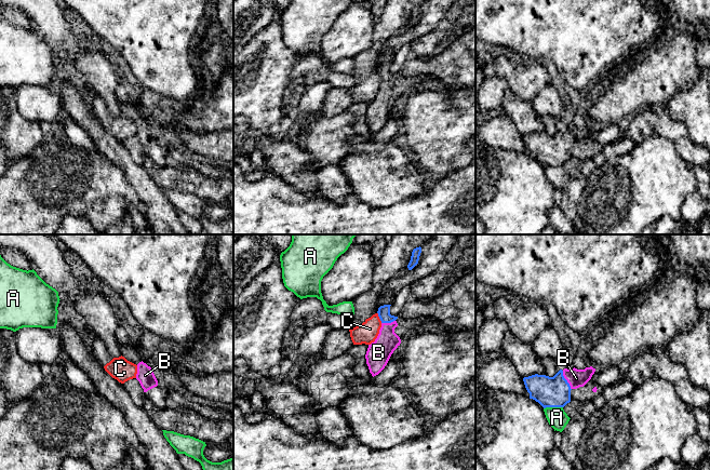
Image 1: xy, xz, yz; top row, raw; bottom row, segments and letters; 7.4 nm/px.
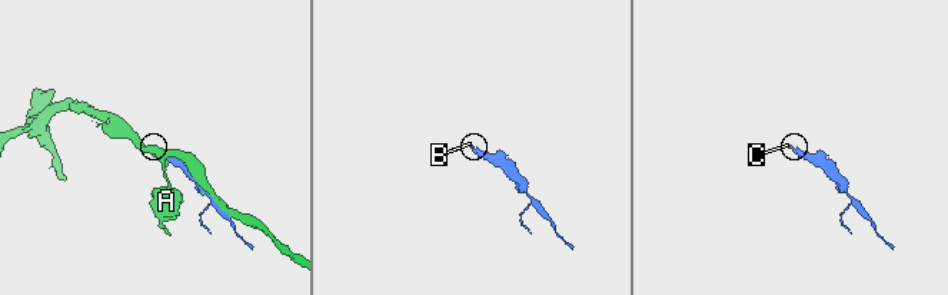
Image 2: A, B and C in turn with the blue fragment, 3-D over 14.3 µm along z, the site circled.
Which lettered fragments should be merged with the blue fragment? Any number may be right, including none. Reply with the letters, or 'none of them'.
B

